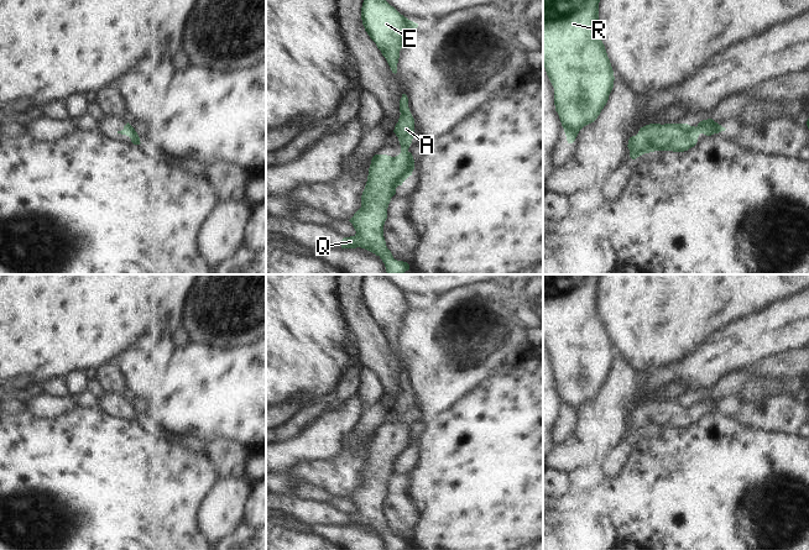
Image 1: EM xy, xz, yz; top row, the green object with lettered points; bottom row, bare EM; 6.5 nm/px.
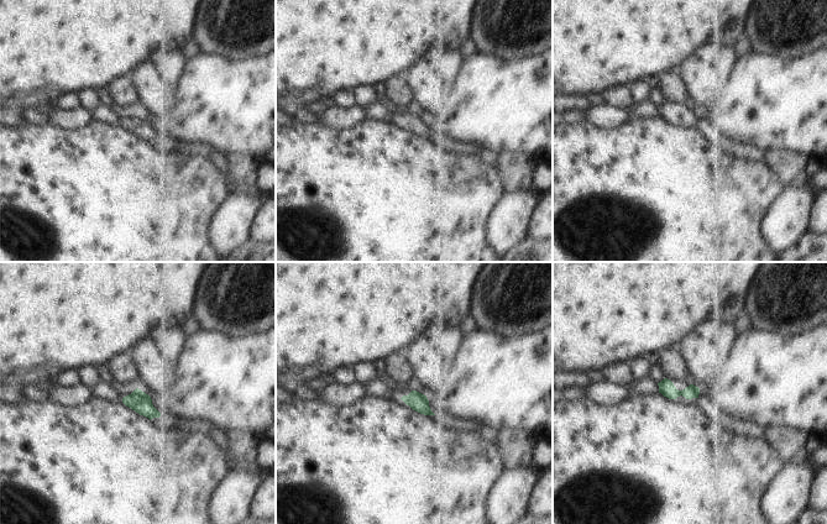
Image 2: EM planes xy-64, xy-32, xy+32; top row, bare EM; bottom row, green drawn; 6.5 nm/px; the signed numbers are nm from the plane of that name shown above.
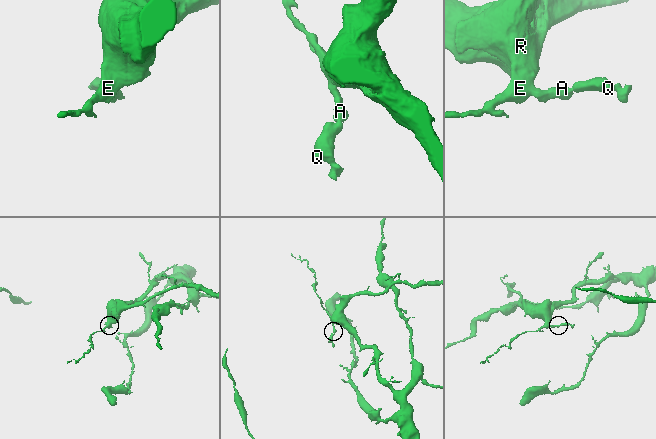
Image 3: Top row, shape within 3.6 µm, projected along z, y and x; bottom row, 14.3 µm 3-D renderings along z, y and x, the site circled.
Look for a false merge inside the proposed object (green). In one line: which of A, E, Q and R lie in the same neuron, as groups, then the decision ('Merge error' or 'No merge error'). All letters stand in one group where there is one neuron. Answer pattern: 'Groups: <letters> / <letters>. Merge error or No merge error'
Groups: A E Q R. No merge error

